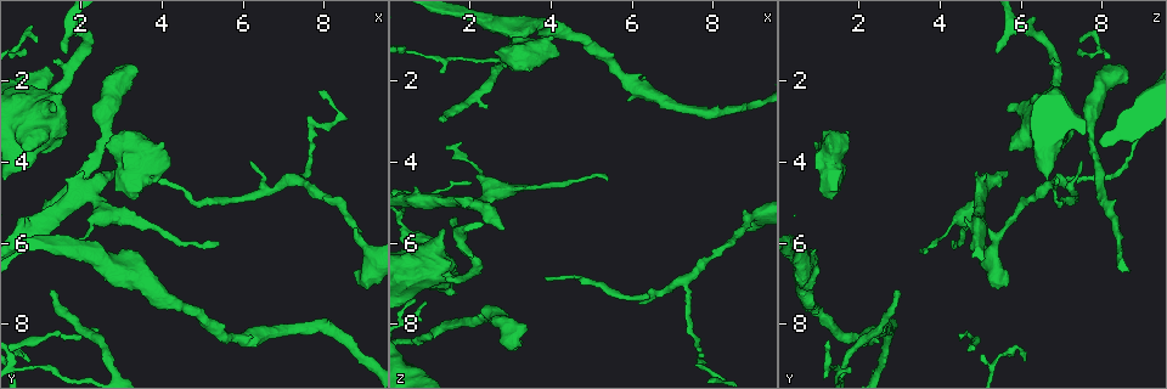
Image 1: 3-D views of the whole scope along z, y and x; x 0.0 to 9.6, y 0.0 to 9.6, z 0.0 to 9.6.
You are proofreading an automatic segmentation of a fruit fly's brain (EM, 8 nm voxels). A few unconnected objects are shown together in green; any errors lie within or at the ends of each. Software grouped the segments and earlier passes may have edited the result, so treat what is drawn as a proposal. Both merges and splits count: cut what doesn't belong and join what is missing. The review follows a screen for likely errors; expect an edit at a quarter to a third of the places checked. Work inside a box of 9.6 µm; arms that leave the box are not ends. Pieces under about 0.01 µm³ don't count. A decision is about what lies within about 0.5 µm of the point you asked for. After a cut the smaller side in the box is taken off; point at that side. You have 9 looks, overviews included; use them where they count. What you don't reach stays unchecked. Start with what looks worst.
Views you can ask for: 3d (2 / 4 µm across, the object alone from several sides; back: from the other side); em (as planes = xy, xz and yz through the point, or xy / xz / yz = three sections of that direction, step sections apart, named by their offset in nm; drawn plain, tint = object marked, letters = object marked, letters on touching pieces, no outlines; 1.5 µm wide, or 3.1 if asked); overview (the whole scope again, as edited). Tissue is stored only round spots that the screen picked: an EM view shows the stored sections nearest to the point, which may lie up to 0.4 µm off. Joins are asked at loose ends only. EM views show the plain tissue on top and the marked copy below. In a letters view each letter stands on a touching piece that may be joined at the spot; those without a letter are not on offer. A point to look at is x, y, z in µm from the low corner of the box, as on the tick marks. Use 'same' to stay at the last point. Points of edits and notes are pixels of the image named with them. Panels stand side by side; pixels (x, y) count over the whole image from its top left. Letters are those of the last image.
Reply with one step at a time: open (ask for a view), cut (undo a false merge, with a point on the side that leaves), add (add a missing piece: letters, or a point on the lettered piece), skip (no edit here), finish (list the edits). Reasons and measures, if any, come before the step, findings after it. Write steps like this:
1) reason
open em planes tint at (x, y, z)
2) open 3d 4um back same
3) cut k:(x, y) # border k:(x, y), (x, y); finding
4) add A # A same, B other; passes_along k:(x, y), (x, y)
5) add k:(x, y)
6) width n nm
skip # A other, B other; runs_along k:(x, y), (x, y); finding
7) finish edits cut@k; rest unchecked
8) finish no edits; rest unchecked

branch stops here
open em planes letters at (1.55, 4.50, 4.95)

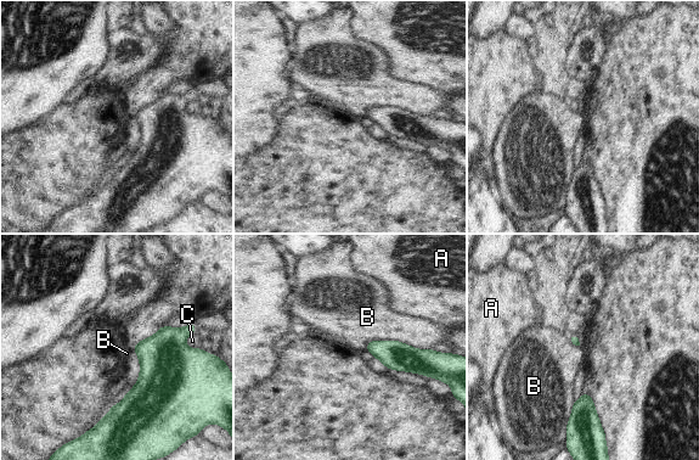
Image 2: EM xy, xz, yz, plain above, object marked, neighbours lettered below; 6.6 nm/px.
skip # A other, B other, C other; none of them fits

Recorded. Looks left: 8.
an open end
open 3d 4um at (1.15, 7.15, 2.85)

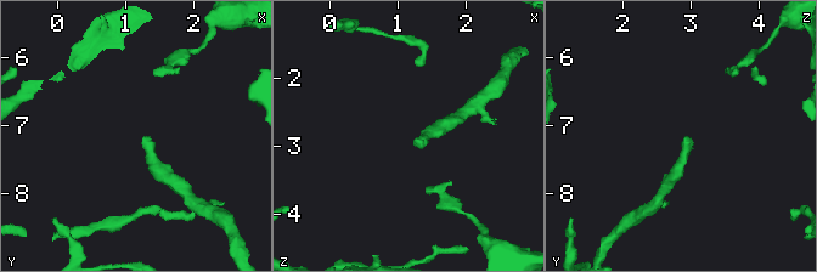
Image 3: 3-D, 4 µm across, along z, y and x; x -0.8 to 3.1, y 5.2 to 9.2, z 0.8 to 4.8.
open em xz step 4 letters at (1.20, 7.15, 2.90)

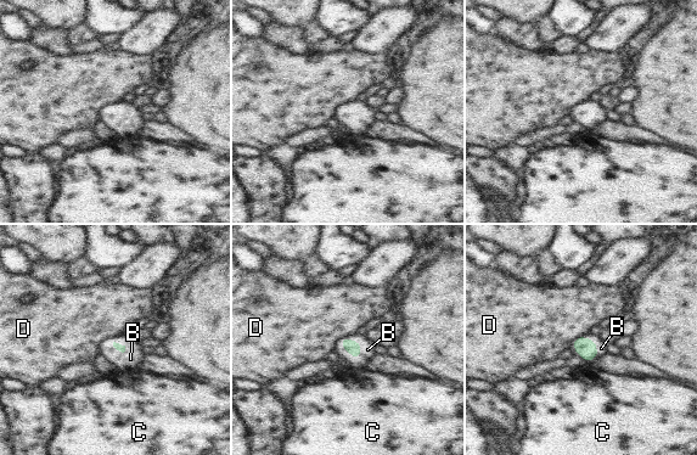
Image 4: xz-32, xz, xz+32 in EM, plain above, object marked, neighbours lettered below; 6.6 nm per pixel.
longest_contact B 200 nm
add B # B same, C other, D other; passes_along 4:(586, 348), (582, 357), (601, 348); it goes on there

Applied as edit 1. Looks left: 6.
see it whole again
open overview

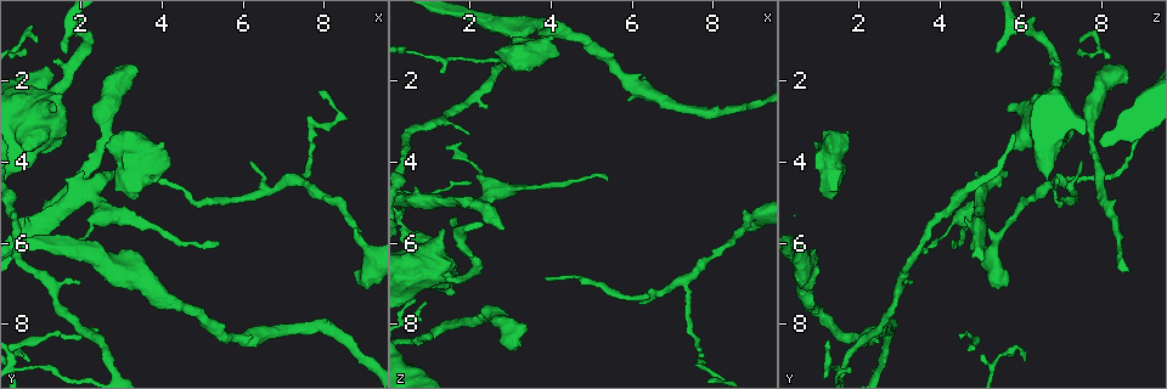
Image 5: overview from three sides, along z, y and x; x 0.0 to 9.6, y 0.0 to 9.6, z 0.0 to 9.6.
free end
open 3d 2um at (2.05, 8.25, 4.50)

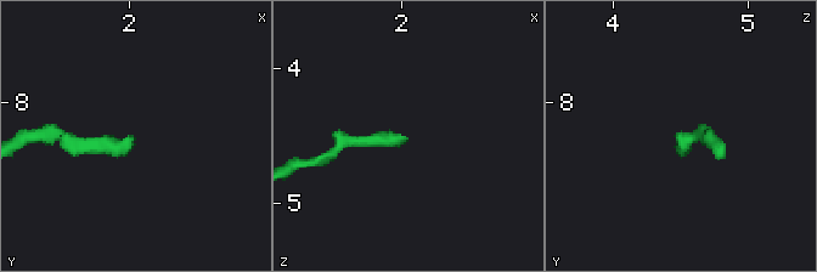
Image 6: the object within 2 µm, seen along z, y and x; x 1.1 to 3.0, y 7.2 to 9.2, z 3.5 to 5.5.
need the tissue
open em planes letters at (2.04, 8.26, 4.56)

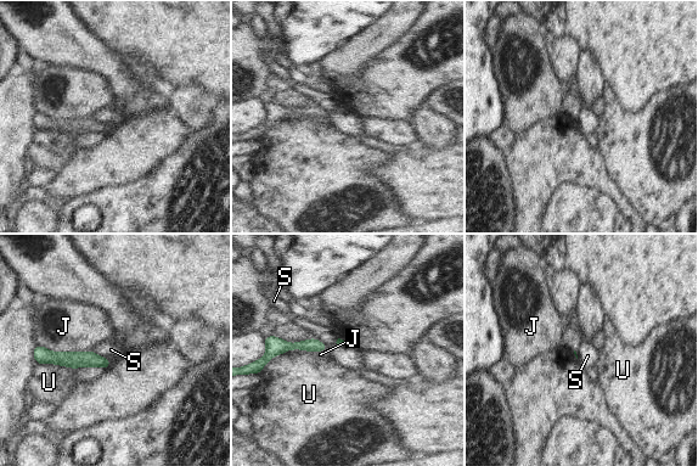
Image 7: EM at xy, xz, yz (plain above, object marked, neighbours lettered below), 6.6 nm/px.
skip # J other, S other, U other; border 7:(91, 349), (103, 355), (111, 364); no lettered piece goes on from it

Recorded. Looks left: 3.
arms part here
open em planes tint at (7.35, 4.40, 6.95)

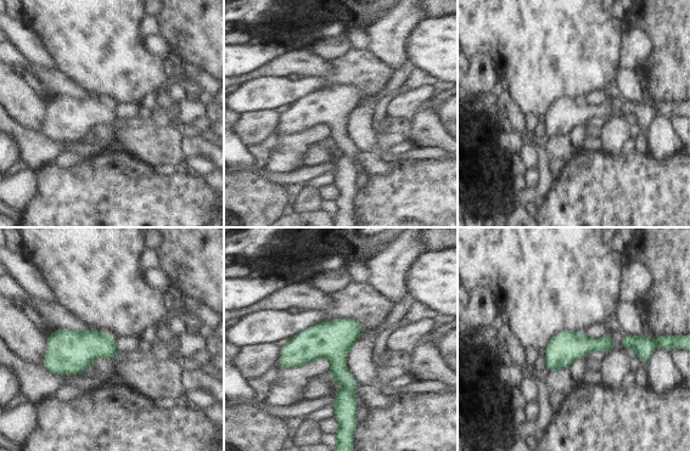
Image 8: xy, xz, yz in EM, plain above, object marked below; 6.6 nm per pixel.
open em planes letters same

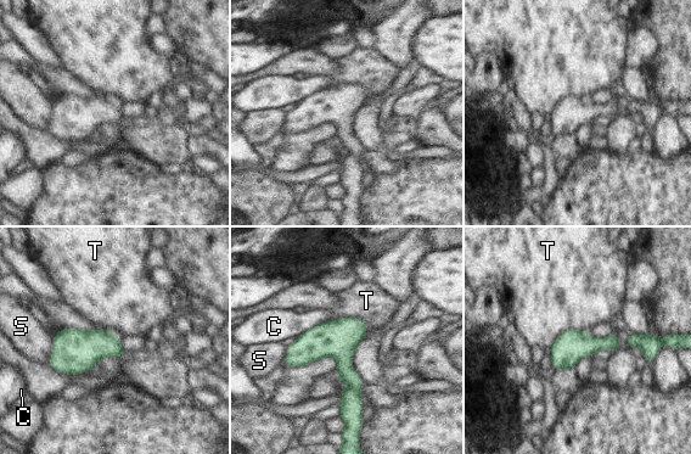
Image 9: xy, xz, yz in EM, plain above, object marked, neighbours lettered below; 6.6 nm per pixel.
longest_contact T 280 nm
skip # C other, S other, T other; runs_along 9:(346, 320), (353, 416); one neuron here

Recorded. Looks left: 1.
finish edits add@4; rest unchecked

